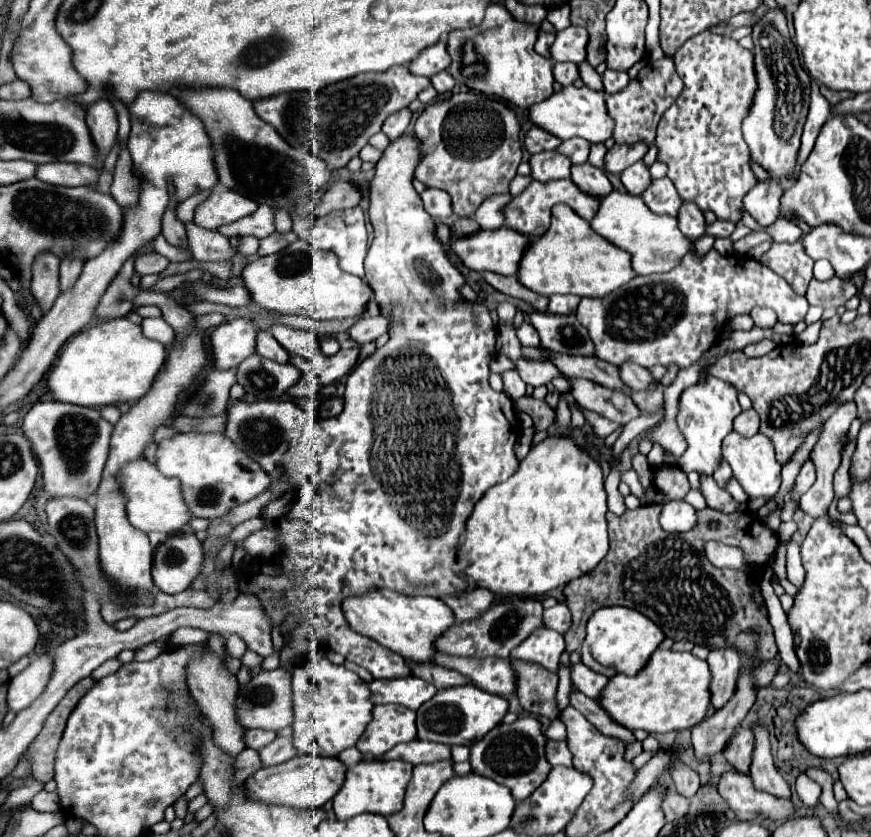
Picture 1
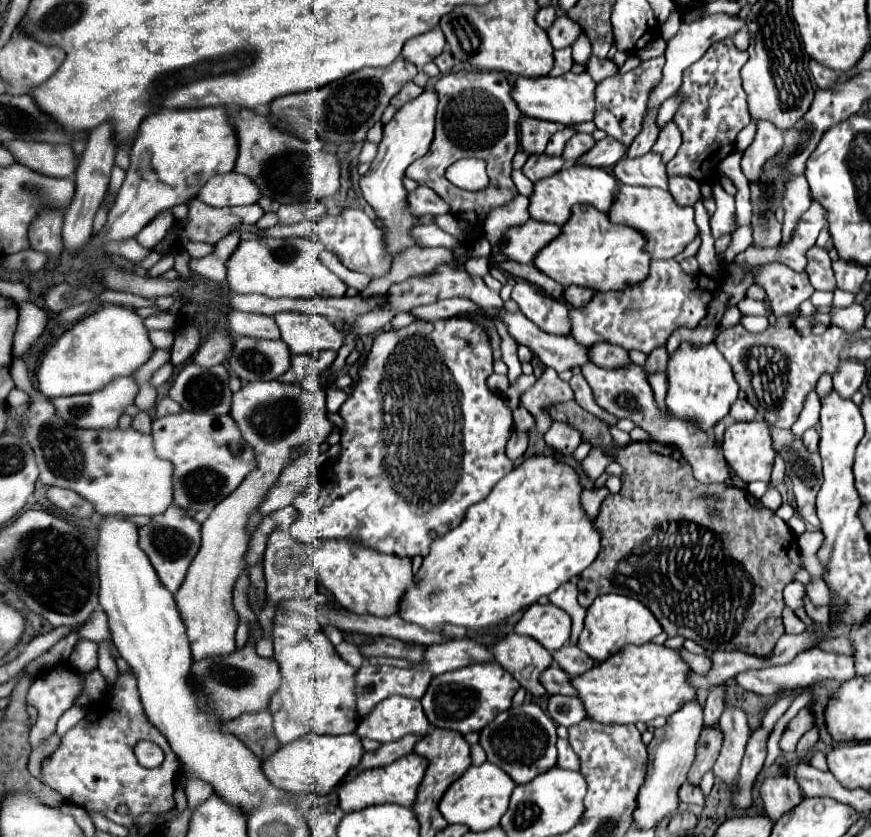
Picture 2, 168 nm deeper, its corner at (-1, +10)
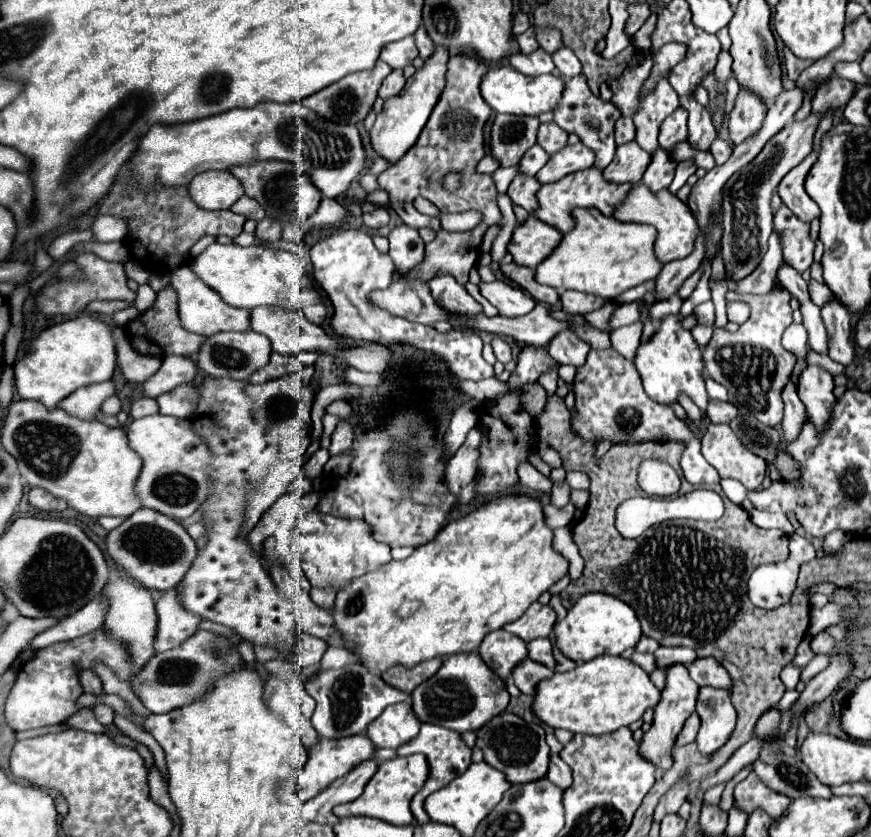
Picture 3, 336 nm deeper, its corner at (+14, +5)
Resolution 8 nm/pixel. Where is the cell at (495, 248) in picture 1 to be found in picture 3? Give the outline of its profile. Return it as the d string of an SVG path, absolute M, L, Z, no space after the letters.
M529 216L525 222L521 222L515 228L507 250L513 256L515 264L535 268L545 256L549 256L549 252L553 252L553 248L559 244L559 240L561 240L561 232L557 232L555 228L547 226L545 222Z

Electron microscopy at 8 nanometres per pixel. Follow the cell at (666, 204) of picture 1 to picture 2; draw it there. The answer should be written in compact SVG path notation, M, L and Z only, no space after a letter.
M648 153L636 159L628 159L622 157L616 165L614 165L614 175L618 177L618 181L622 181L624 185L642 185L642 187L668 187L668 173L666 173L666 165L662 163L660 155L656 153Z

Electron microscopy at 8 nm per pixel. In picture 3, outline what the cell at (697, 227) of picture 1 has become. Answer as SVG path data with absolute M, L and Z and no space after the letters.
M659 148L653 154L653 160L643 174L643 184L649 186L651 192L659 192L663 188L669 188L669 184L673 182L675 166L677 166L677 162L673 160L673 156L669 156L669 152Z

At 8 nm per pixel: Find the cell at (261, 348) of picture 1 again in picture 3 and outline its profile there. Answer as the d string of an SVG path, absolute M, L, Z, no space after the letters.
M179 266L177 270L171 272L171 286L177 290L179 296L179 316L181 324L189 332L197 332L203 336L213 336L217 332L247 332L251 330L249 322L249 312L241 308L233 308L217 296L207 284L201 284L201 280L193 274L189 266Z

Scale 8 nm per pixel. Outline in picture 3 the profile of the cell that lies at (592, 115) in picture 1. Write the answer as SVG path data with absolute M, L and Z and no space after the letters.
M509 64L491 68L481 82L481 94L495 112L517 114L517 116L539 116L543 112L553 112L563 98L563 90L565 90L565 80L561 76L545 74L545 76L529 78L513 70Z

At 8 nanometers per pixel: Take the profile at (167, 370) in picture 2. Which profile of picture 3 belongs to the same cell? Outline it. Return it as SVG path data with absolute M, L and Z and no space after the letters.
M115 326L115 340L117 340L117 354L119 354L119 366L129 382L145 382L149 380L159 368L161 368L161 358L157 356L139 356L133 352L129 340L121 334L121 328Z

